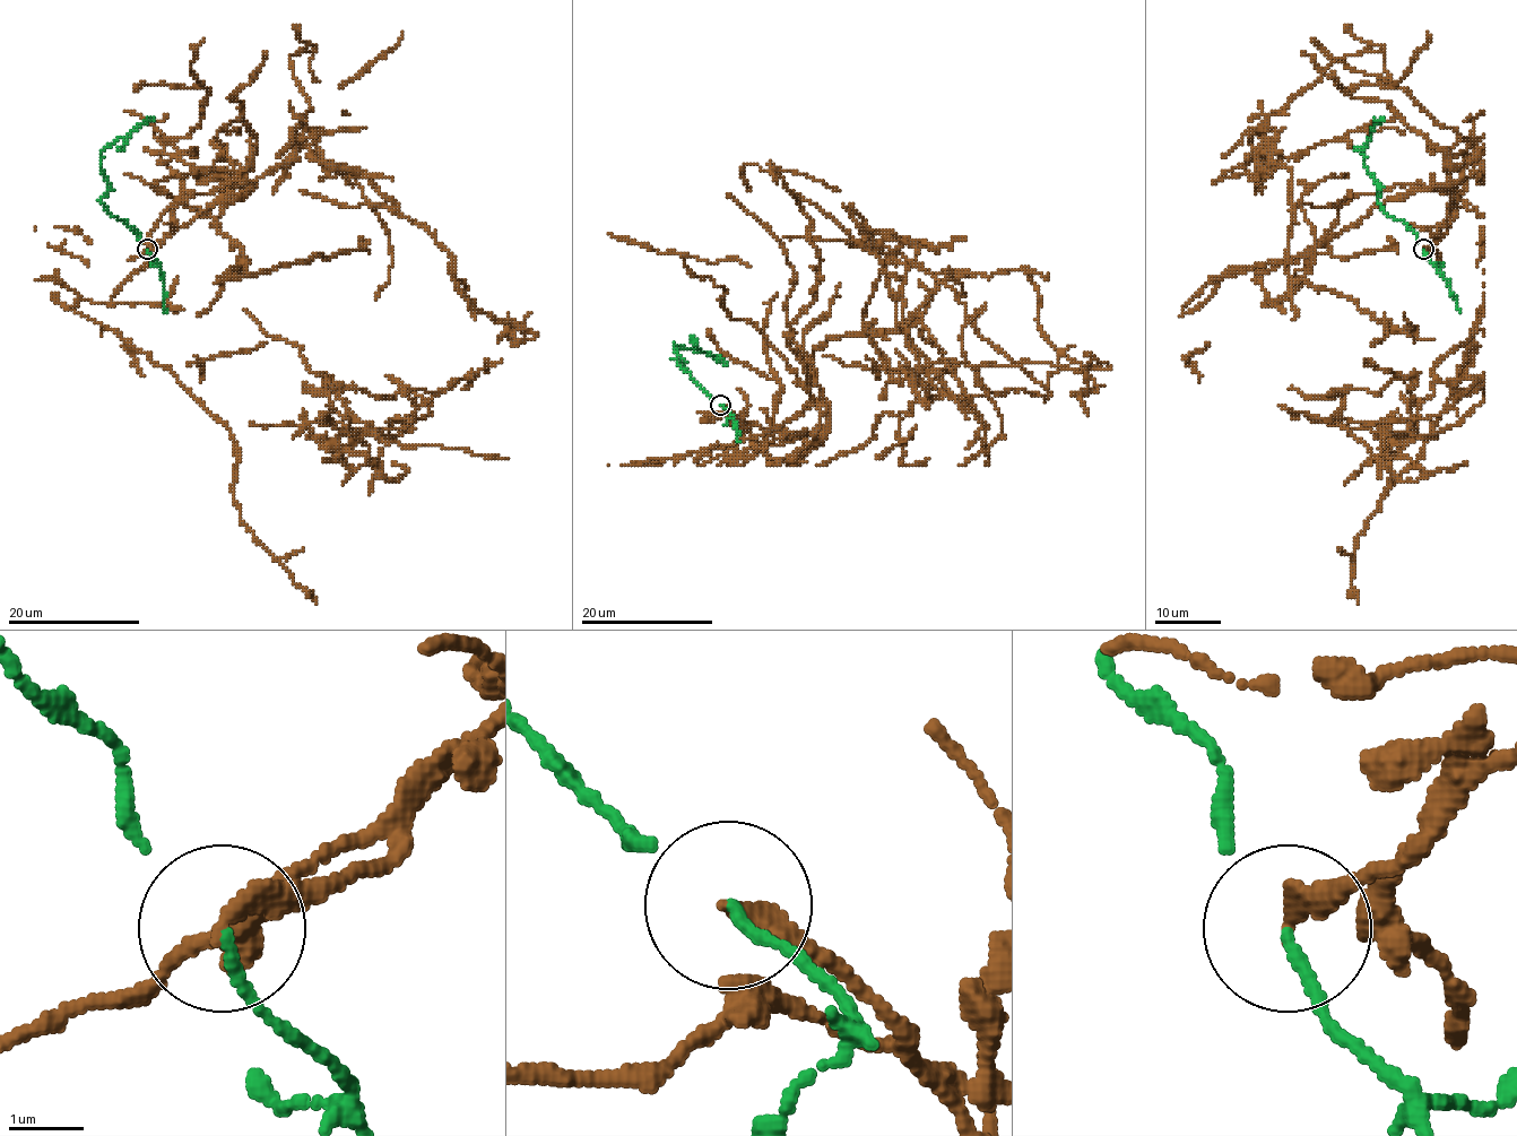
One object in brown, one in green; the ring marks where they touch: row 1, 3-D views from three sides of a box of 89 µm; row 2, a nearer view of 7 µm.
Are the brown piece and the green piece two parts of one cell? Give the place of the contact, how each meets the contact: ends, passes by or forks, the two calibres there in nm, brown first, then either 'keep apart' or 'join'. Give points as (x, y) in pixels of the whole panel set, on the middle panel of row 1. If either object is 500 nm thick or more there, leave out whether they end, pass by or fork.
(720, 405) | brown ends | green passes by | 280/100 nm | keep apart

